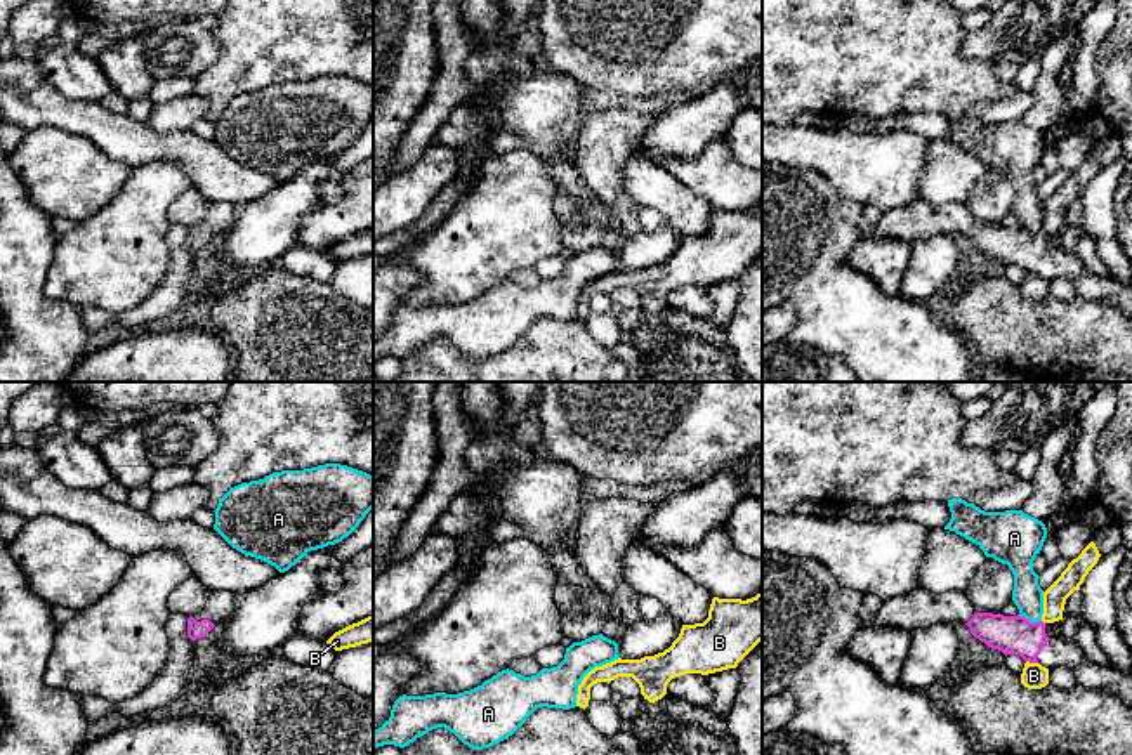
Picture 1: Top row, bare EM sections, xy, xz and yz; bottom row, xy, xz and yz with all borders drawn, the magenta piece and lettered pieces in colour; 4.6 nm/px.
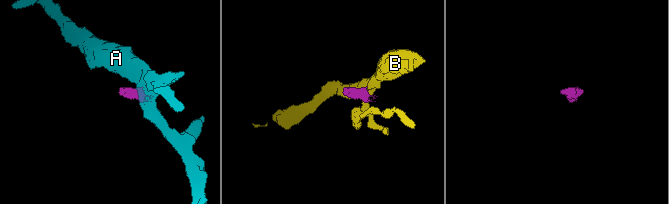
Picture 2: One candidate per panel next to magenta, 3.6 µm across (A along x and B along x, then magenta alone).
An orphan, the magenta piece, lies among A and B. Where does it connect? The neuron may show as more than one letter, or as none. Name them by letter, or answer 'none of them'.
none of them

